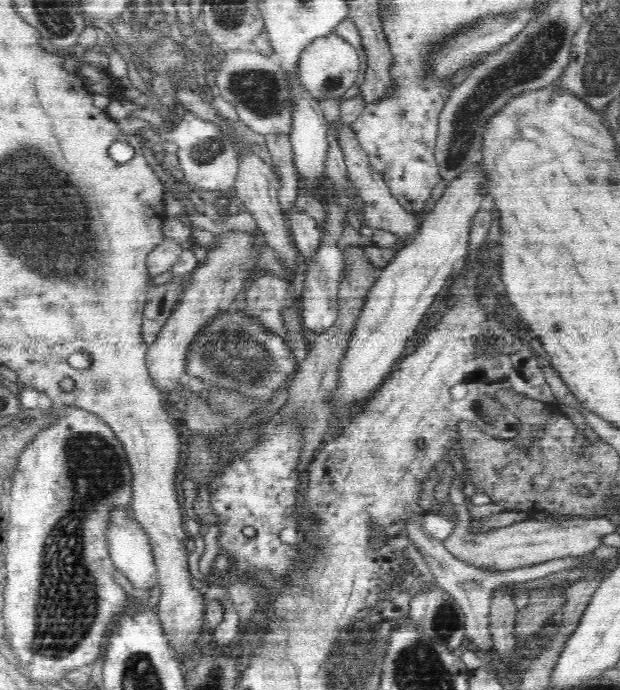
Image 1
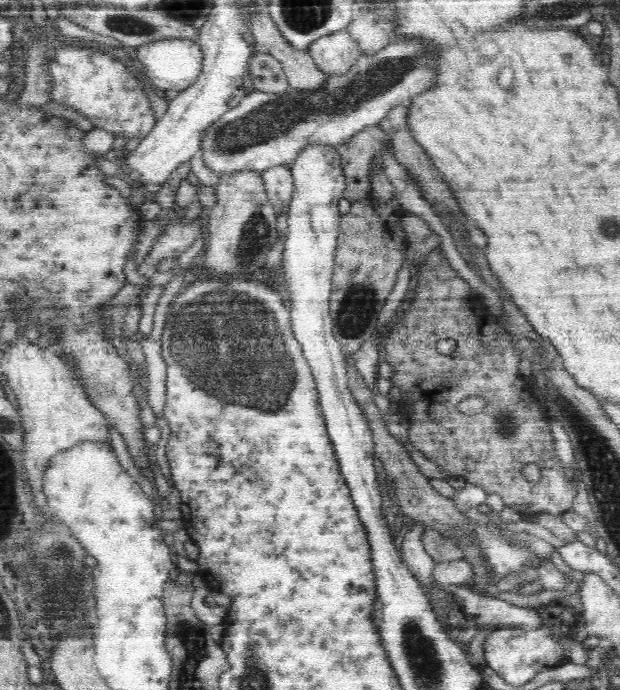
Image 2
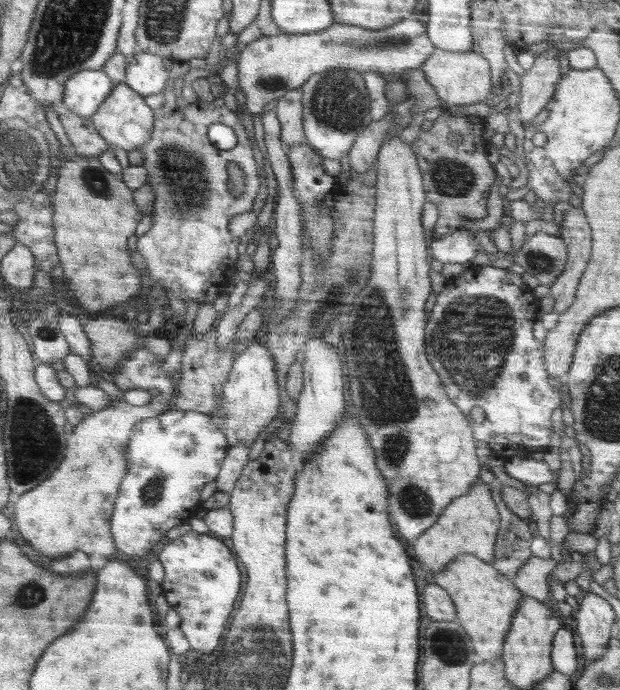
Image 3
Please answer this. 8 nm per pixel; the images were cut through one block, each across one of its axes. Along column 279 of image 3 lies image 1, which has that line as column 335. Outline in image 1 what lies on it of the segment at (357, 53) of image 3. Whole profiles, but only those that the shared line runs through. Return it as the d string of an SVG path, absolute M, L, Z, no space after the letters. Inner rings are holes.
M332 32L315 38L304 48L297 64L297 80L316 101L326 96L342 97L353 85L359 64L356 48Z

